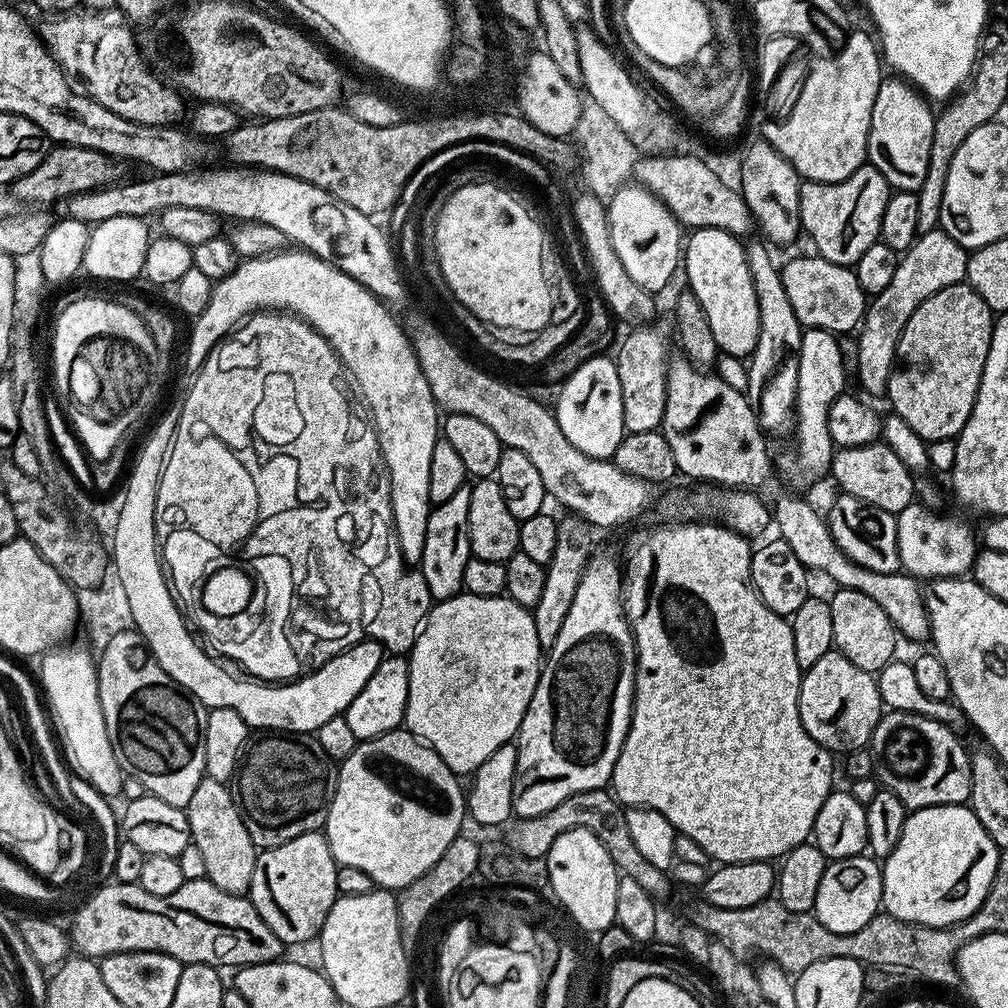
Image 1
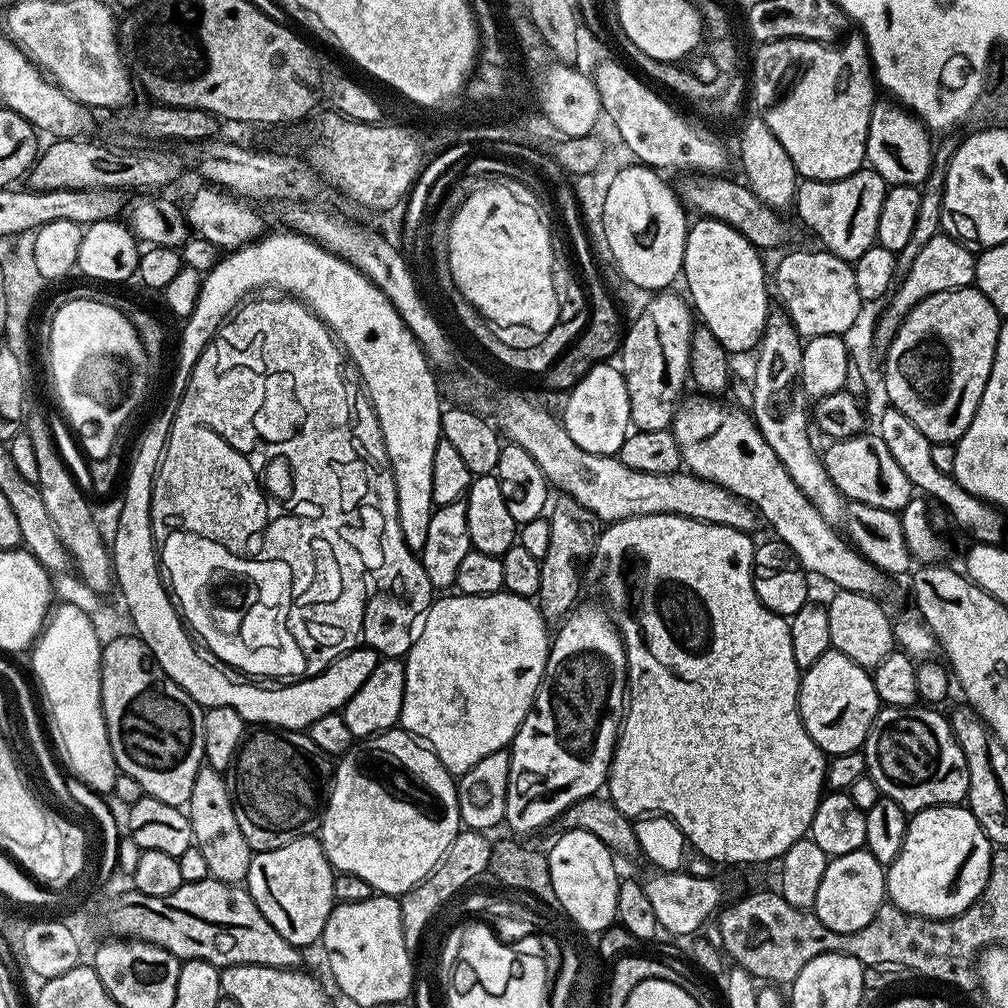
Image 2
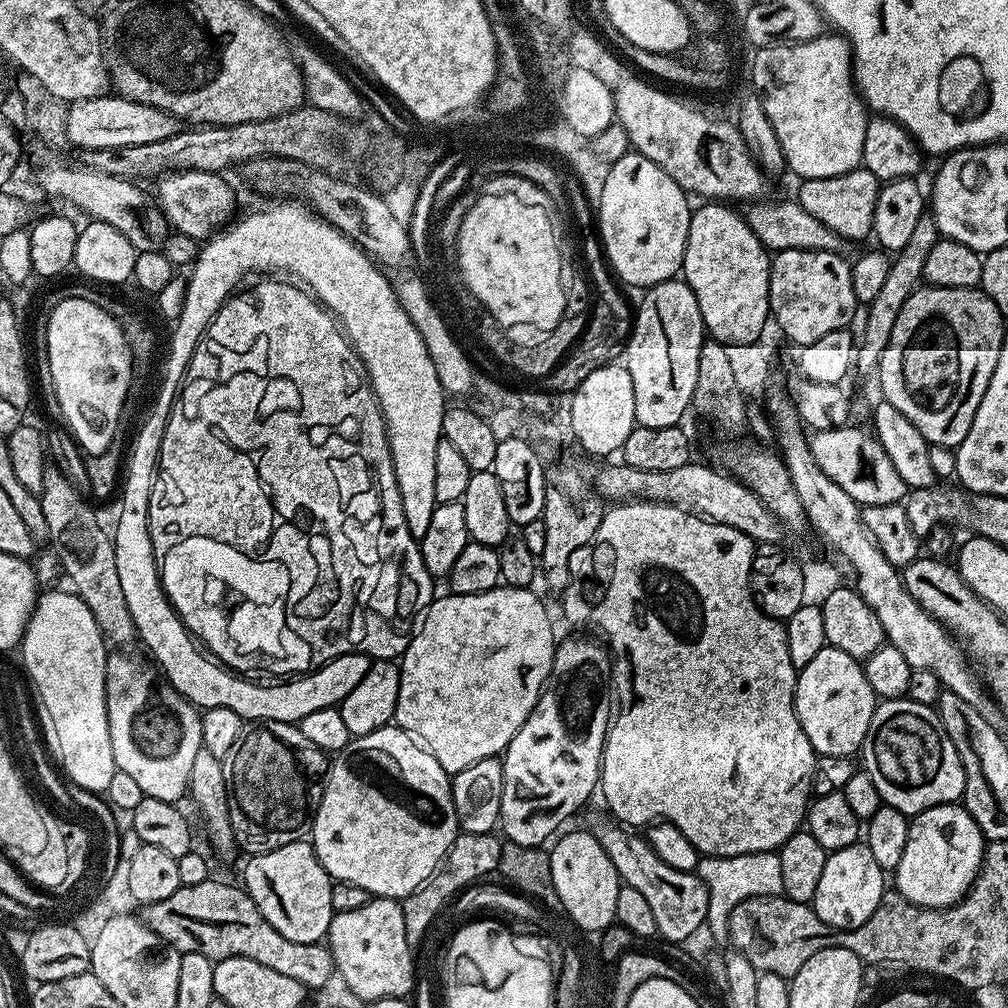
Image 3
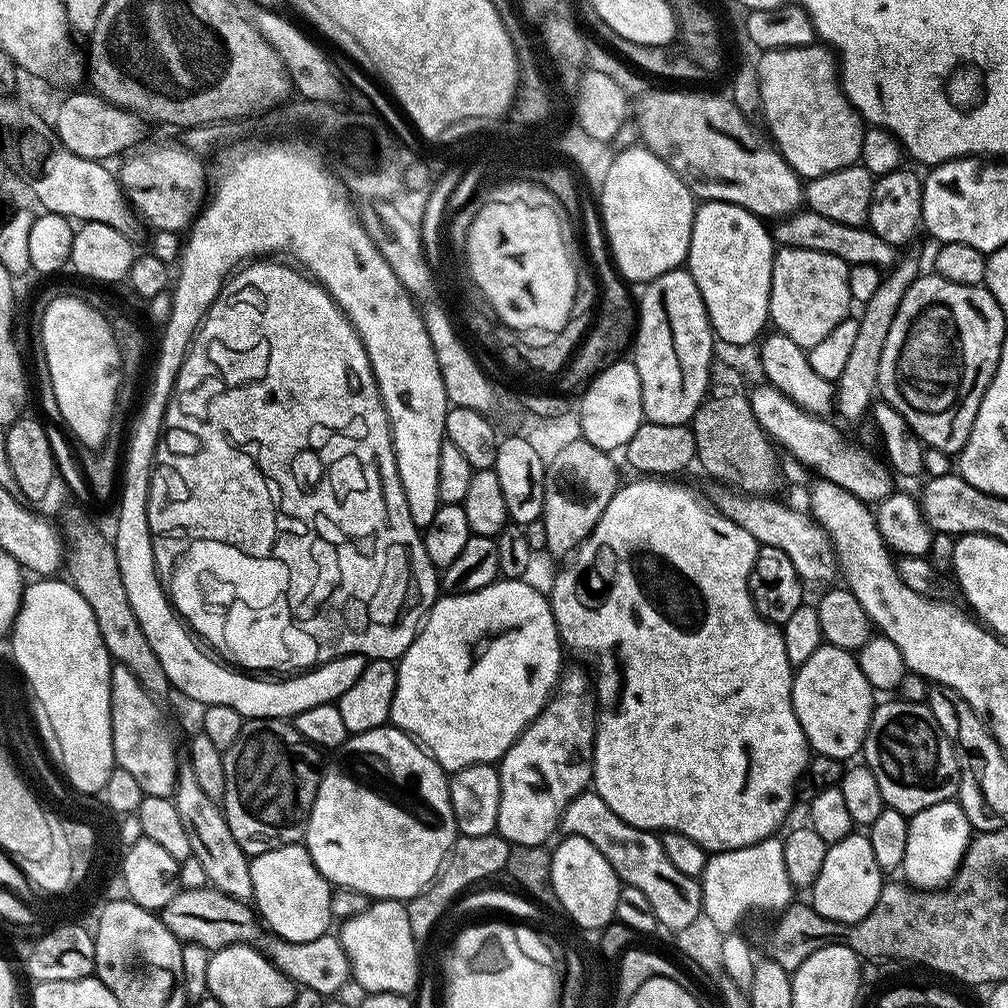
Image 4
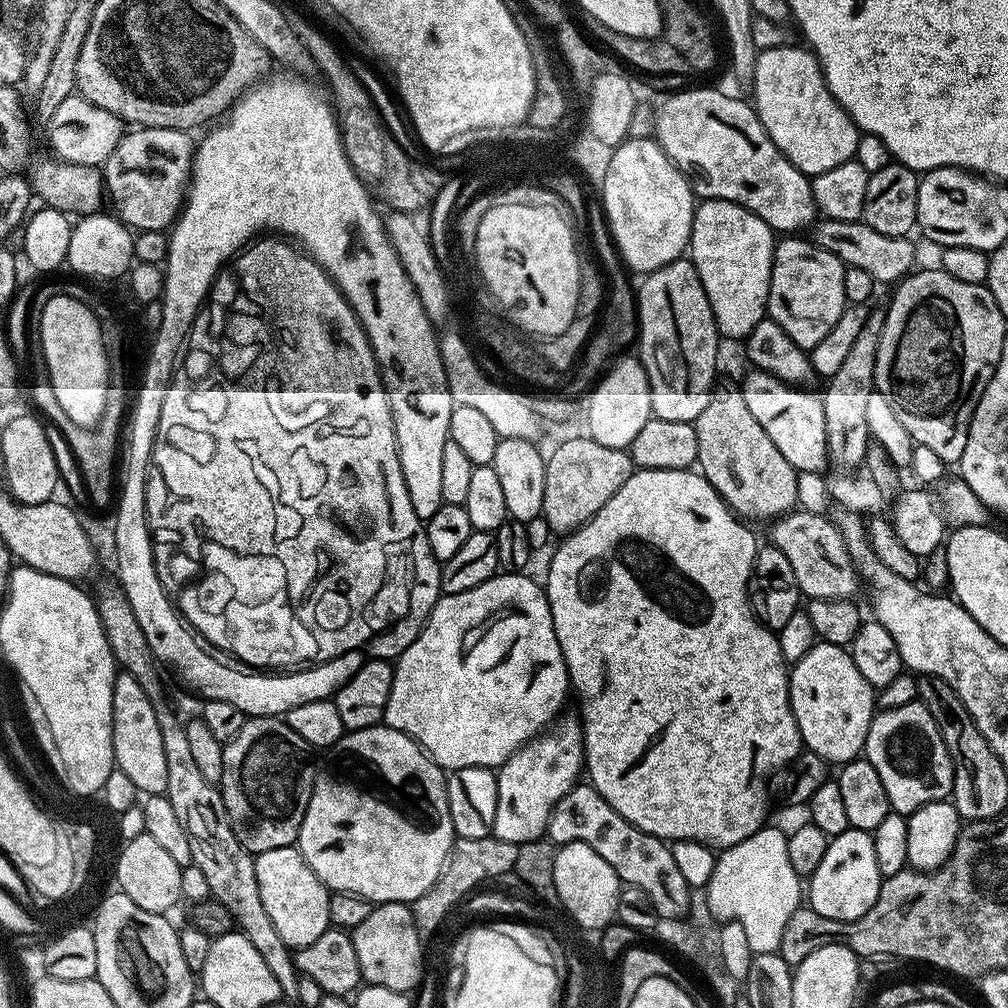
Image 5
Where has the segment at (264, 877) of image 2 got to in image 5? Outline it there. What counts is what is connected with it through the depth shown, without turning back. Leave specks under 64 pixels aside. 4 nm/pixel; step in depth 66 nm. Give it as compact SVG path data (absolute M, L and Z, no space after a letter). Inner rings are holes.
M299 847L266 850L255 857L255 864L261 904L289 949L310 946L310 942L328 931L329 889L310 870Z

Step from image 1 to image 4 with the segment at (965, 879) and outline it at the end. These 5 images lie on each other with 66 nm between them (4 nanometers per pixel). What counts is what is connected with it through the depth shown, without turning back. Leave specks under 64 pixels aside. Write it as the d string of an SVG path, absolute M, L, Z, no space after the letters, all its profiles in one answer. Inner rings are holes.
M955 799L916 812L908 822L906 854L902 865L903 879L916 890L940 890L956 876L960 863L965 863L974 839L972 823Z

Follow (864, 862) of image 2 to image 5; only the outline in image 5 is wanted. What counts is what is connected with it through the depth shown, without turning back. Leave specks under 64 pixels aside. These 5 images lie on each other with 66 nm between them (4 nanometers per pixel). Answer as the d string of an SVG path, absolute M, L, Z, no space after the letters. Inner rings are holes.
M847 828L842 834L829 839L818 870L814 870L807 881L806 900L814 911L831 920L857 920L866 914L866 910L870 910L870 906L874 906L881 879L872 833Z

